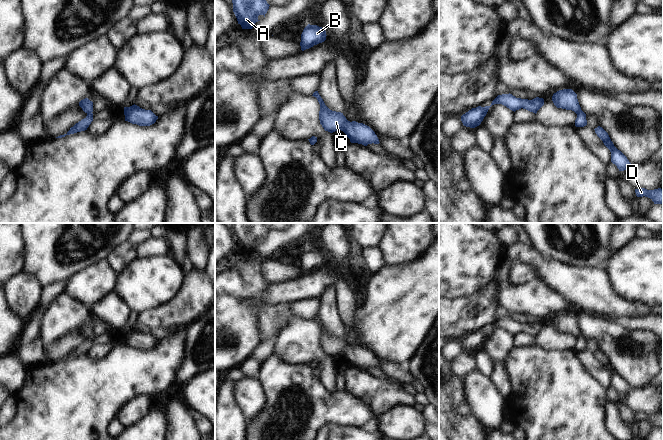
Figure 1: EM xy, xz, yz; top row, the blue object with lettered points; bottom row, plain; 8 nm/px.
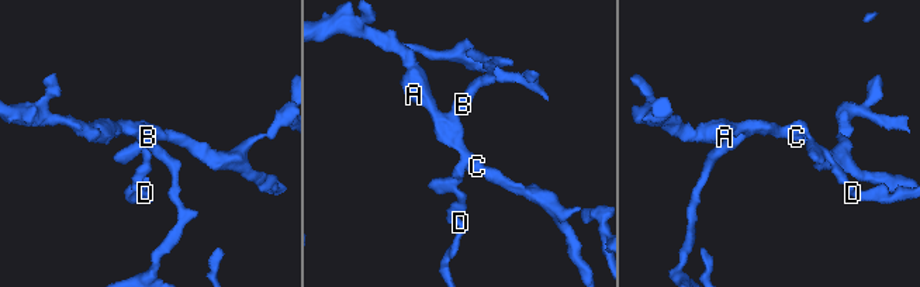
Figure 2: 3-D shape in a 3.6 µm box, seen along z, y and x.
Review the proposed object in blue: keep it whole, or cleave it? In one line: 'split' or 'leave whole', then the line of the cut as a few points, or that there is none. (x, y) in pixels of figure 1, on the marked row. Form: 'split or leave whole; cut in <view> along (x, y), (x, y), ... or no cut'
leave whole; no cut

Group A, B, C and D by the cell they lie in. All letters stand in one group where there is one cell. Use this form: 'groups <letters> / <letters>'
groups A B C D

